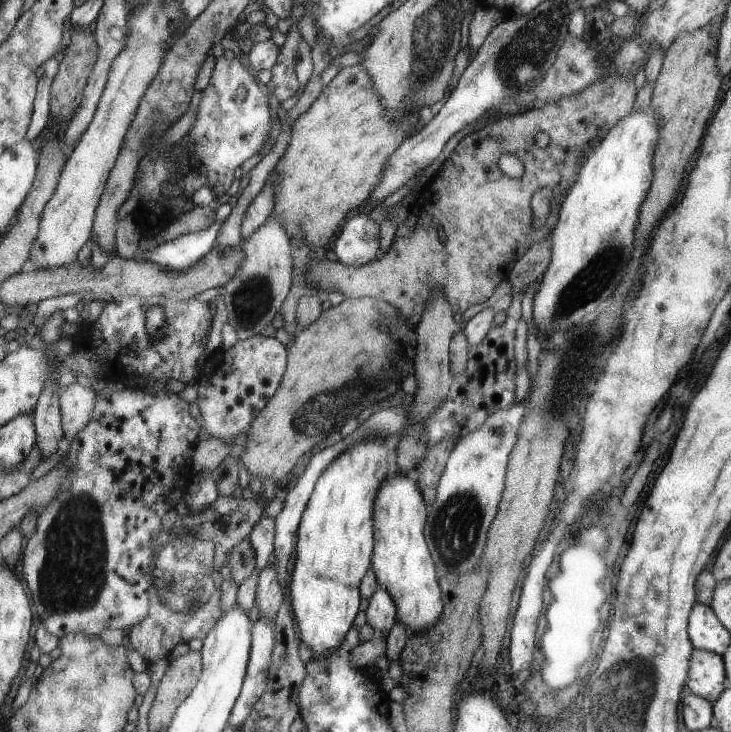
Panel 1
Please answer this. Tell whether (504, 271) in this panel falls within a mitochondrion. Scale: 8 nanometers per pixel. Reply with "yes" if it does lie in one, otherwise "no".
no

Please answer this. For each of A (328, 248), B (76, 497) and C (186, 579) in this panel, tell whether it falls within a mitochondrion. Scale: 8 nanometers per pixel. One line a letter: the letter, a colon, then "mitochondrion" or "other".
A: other
B: mitochondrion
C: mitochondrion

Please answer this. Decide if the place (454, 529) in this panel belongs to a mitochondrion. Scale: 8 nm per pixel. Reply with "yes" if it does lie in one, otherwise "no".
yes

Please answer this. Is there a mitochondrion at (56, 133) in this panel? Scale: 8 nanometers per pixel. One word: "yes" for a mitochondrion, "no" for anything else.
no

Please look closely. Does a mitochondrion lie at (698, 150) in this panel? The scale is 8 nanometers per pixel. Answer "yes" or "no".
no

